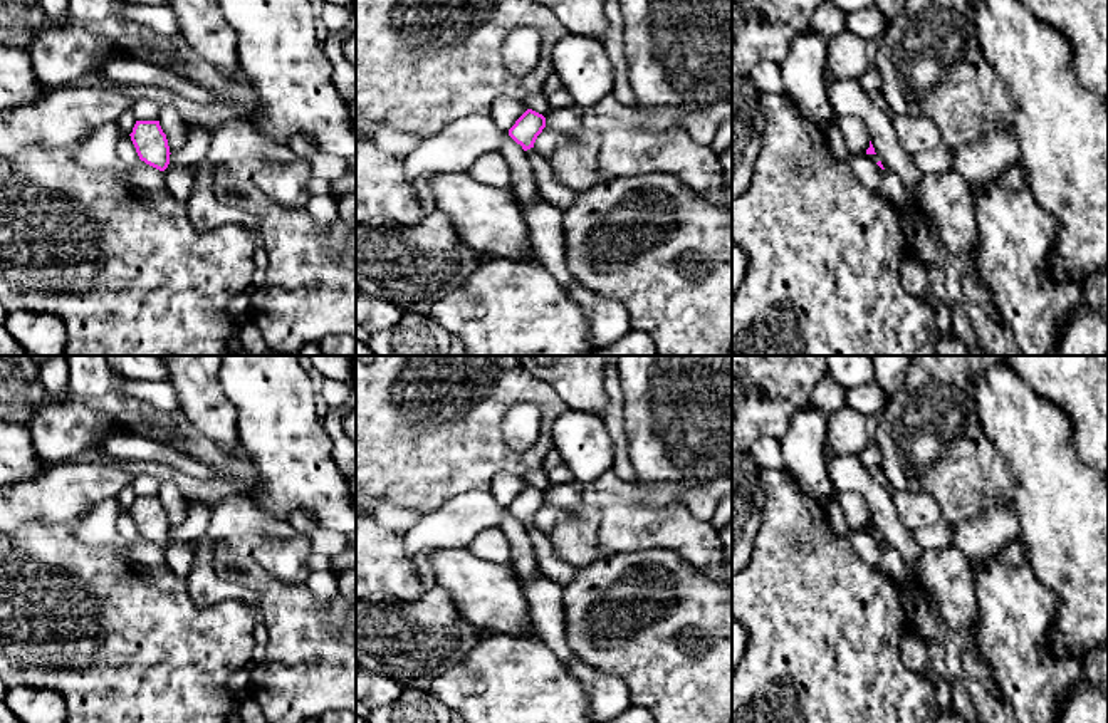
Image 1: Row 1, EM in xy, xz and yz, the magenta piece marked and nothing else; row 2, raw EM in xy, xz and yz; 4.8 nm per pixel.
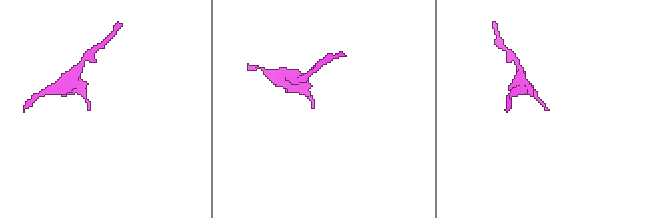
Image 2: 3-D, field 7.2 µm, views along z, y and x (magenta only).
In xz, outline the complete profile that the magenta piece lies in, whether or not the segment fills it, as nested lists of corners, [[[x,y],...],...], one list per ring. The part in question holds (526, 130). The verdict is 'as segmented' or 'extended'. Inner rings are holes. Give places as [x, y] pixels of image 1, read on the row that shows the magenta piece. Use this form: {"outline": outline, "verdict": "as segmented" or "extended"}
{"outline": [[[527,109],[509,129],[509,136],[520,144],[524,151],[527,151],[534,148],[534,143],[544,127],[546,117],[532,109]]], "verdict": "as segmented"}

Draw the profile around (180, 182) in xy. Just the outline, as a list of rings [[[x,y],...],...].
[[[170,163],[165,169],[166,188],[180,201],[188,201],[195,188],[193,171],[183,164]]]

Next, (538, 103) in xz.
[[[542,92],[527,96],[524,99],[524,104],[527,106],[527,109],[532,109],[542,114],[544,117],[547,117],[552,111],[556,111],[549,106],[547,96]]]

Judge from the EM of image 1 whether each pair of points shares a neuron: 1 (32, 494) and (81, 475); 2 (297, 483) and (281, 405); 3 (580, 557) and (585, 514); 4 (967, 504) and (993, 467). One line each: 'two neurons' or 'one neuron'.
1: one neuron
2: one neuron
3: one neuron
4: one neuron

